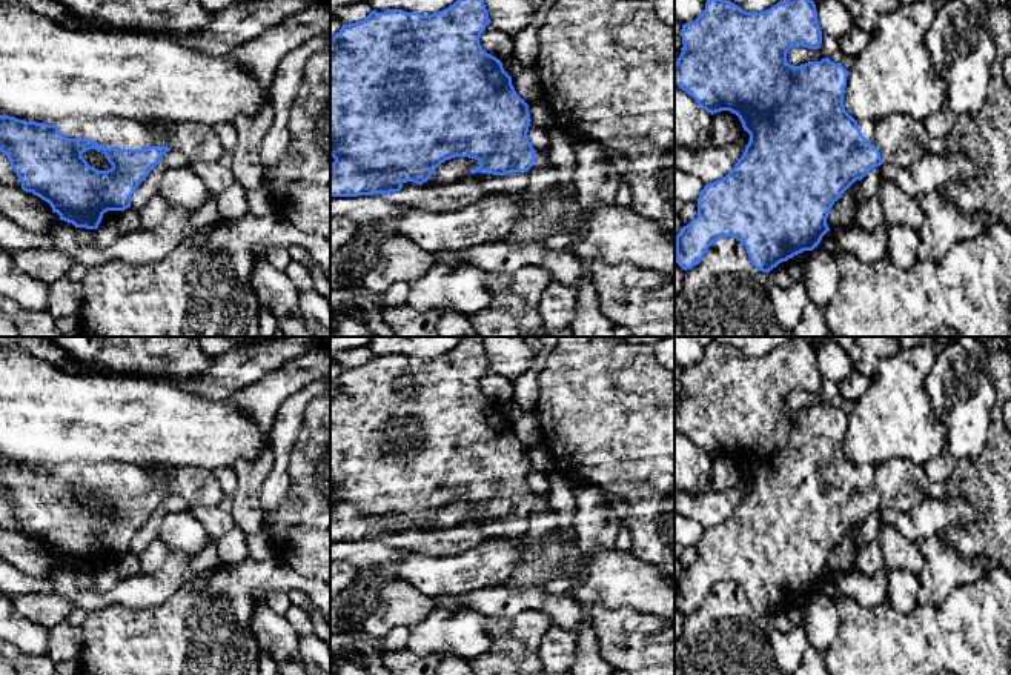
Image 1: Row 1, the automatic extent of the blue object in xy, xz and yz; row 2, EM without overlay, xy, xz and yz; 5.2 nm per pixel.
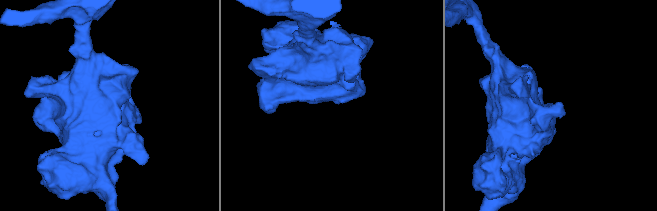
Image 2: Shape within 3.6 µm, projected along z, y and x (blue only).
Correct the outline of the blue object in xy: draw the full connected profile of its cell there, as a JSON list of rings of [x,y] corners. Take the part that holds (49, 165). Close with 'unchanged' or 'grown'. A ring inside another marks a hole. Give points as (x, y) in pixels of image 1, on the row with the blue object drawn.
[[[0,115],[0,151],[8,157],[14,172],[22,181],[22,189],[48,201],[60,220],[75,228],[97,229],[108,211],[131,208],[134,191],[171,151],[169,123],[161,132],[152,121],[132,118],[65,118],[57,125],[18,120]],[[89,149],[101,151],[112,165],[98,171],[81,157]]]; grown

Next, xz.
[[[456,0],[447,9],[430,15],[406,12],[403,9],[387,9],[384,12],[372,11],[364,20],[343,25],[343,28],[330,37],[330,155],[335,158],[330,165],[330,198],[373,194],[389,195],[390,192],[399,192],[410,208],[430,212],[452,212],[455,209],[462,209],[486,195],[499,192],[513,194],[527,189],[527,172],[536,160],[536,151],[527,135],[532,121],[529,105],[516,94],[512,77],[504,71],[501,60],[487,54],[479,43],[479,37],[489,23],[490,18],[484,0]],[[455,157],[475,158],[479,165],[453,185],[432,188],[421,186],[441,163]]]; grown

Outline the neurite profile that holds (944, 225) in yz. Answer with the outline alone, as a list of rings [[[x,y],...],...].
[[[931,191],[917,198],[923,212],[919,228],[919,261],[937,261],[945,257],[953,244],[973,240],[993,221],[985,215],[968,215],[960,212],[939,191]]]

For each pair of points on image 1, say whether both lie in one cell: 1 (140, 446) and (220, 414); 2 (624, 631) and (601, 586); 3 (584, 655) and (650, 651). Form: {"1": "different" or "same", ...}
{"1": "same", "2": "different", "3": "different"}

